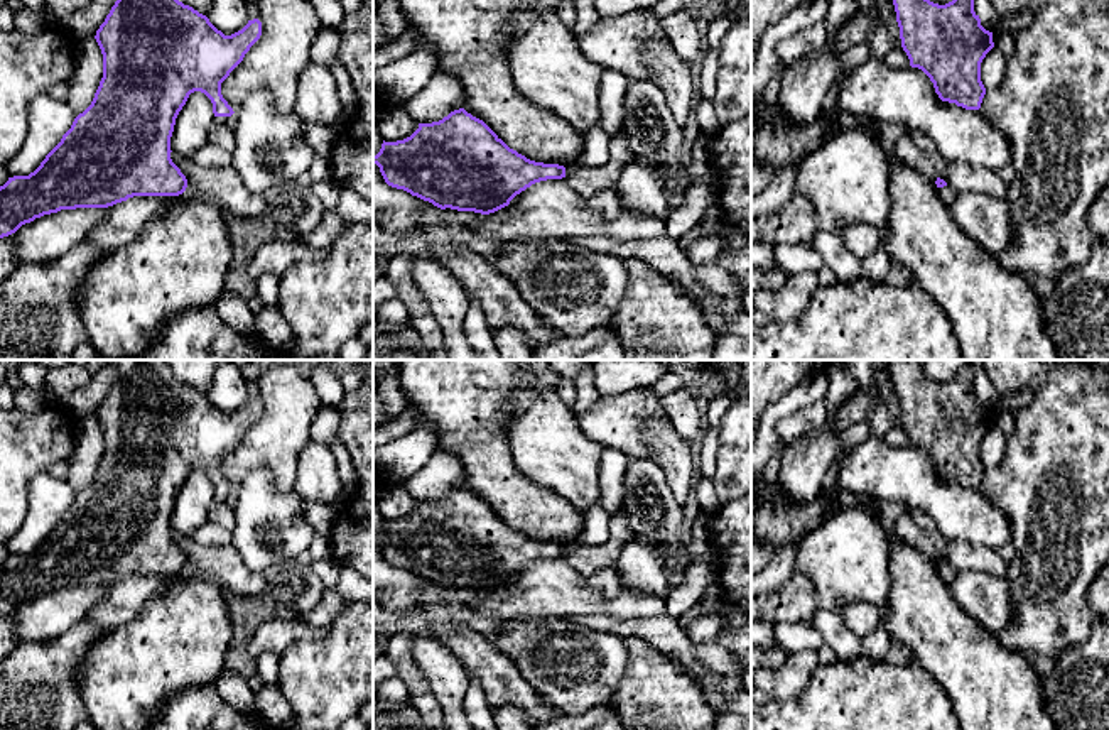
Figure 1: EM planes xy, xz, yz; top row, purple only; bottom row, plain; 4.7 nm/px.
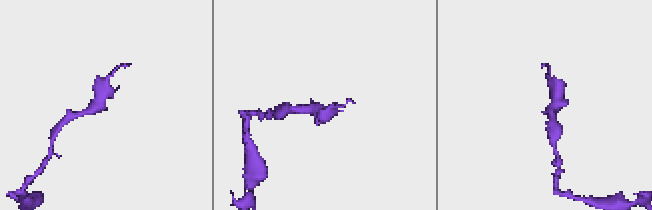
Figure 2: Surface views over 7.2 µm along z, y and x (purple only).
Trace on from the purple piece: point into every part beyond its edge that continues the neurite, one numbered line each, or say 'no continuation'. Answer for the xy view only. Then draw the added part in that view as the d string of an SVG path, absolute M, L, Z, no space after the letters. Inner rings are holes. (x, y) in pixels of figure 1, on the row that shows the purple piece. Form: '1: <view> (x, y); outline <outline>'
no continuation

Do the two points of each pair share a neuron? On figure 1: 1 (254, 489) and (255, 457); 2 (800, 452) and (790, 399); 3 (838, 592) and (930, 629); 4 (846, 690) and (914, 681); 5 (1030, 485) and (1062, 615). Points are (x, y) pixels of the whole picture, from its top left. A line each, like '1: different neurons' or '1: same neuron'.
1: different neurons
2: different neurons
3: different neurons
4: same neuron
5: same neuron

